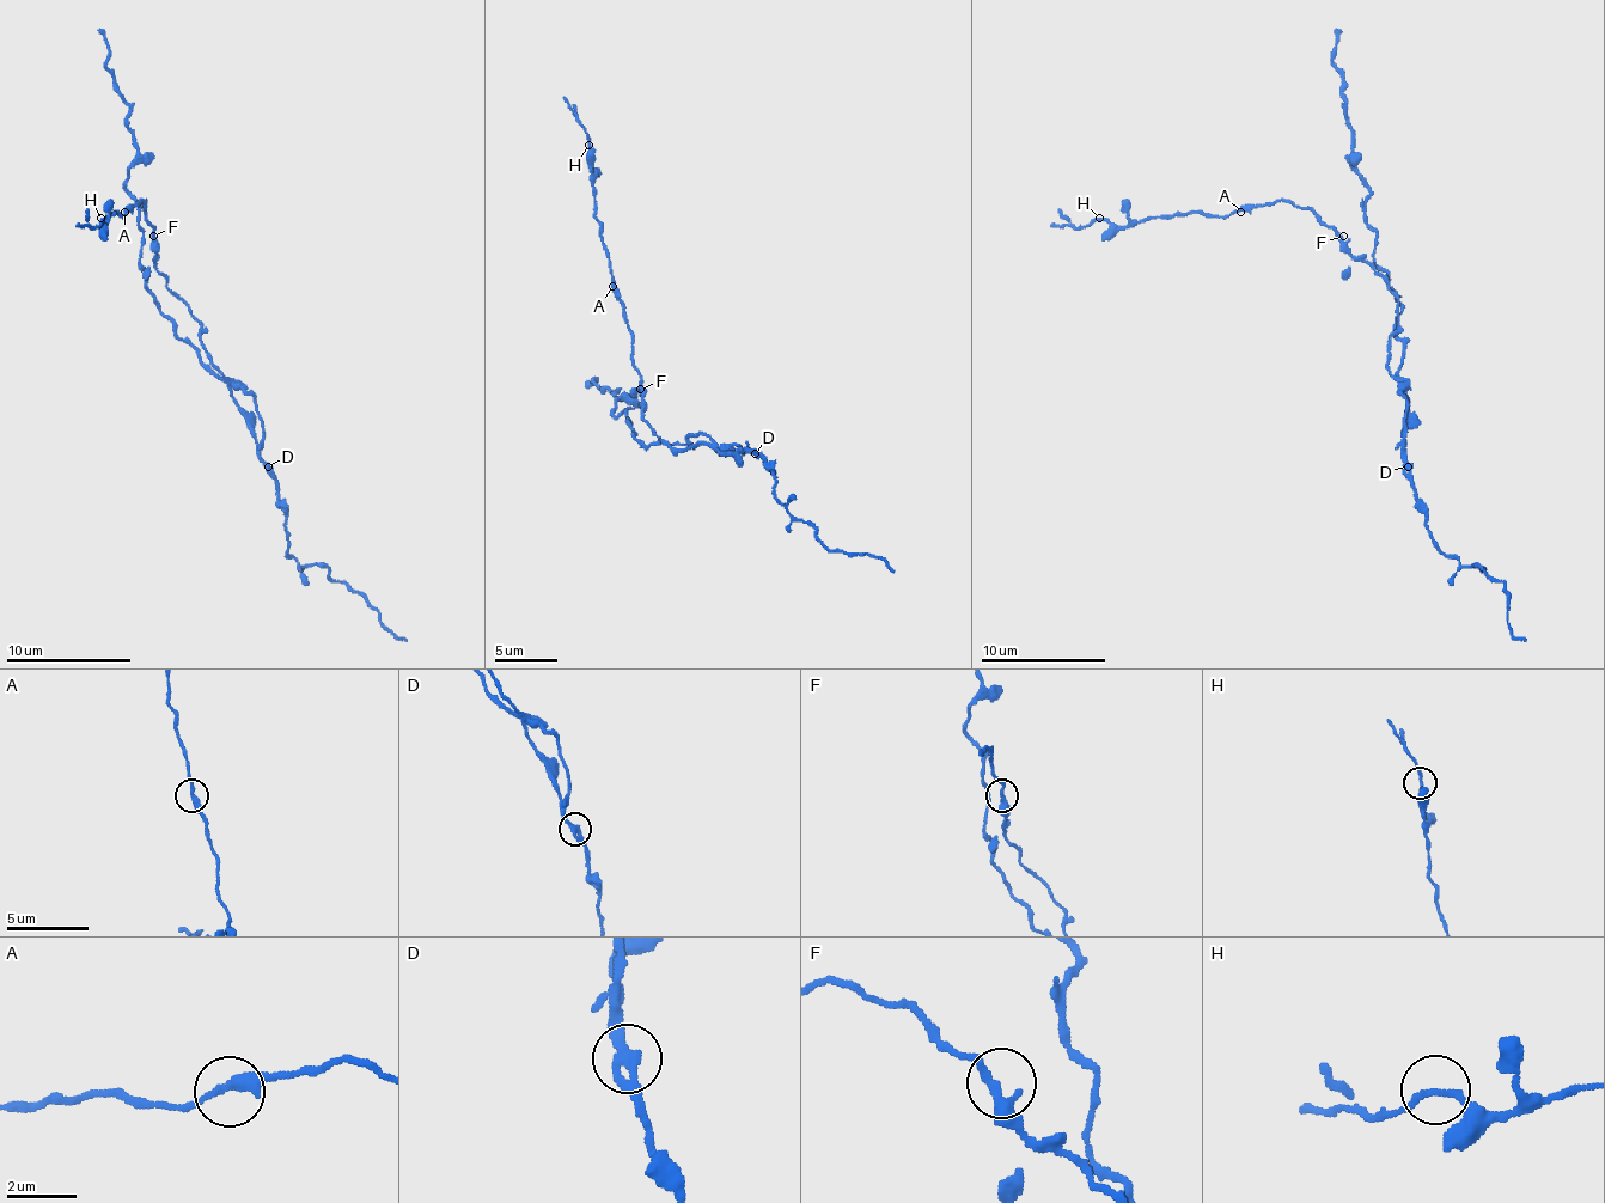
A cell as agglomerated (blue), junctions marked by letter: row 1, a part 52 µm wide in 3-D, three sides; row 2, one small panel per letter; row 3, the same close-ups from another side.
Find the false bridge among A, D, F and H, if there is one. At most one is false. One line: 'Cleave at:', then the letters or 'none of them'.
Cleave at: D

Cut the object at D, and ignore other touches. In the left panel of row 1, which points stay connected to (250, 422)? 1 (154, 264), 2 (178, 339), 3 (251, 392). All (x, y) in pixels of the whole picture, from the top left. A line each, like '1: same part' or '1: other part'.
1: same part
2: other part
3: other part

